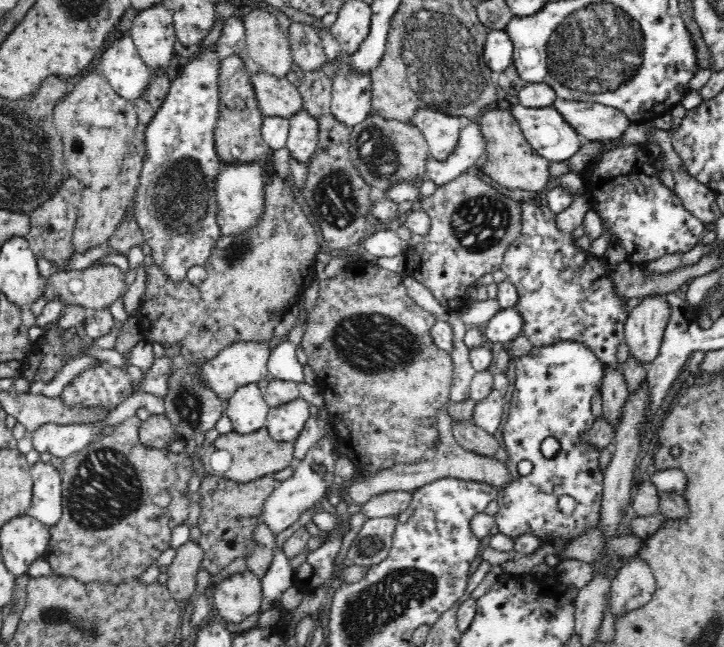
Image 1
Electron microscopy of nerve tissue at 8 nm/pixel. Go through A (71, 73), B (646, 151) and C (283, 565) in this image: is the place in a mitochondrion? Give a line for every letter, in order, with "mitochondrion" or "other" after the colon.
A: other
B: other
C: other

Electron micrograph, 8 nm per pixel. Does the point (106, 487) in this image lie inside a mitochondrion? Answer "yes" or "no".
yes

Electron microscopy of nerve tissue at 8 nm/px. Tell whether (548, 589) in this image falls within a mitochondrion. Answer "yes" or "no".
no

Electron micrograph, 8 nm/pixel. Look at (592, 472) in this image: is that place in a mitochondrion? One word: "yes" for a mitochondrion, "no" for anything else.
no

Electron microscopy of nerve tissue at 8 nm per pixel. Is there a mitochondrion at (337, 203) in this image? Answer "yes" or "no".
yes

